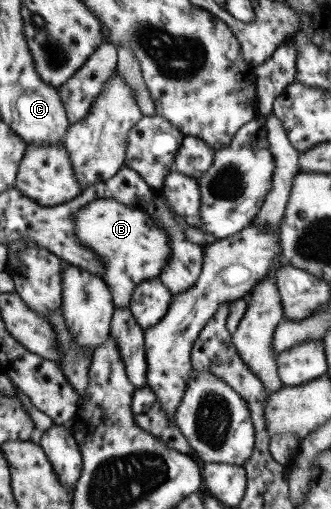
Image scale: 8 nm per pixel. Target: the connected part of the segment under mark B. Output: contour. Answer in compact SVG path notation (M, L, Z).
M95 199L73 216L73 234L81 245L105 261L103 278L109 287L112 303L129 308L133 289L145 280L159 278L171 258L171 245L152 217L141 209L131 208L115 199Z

